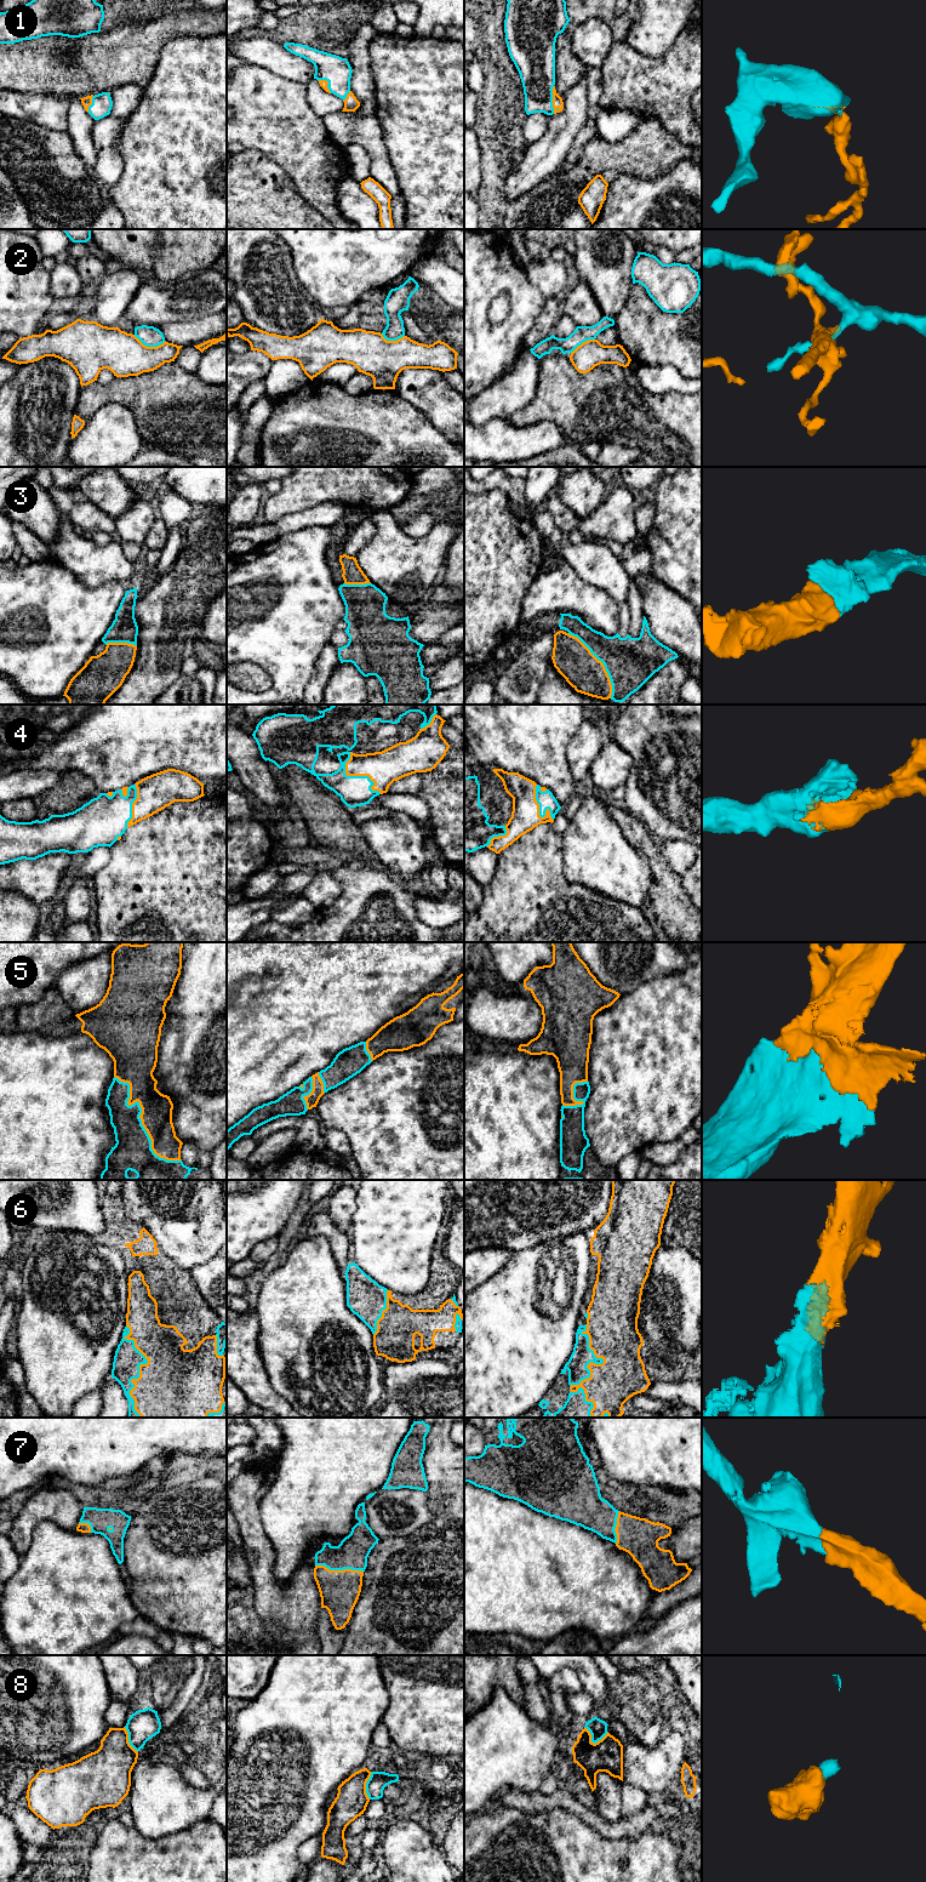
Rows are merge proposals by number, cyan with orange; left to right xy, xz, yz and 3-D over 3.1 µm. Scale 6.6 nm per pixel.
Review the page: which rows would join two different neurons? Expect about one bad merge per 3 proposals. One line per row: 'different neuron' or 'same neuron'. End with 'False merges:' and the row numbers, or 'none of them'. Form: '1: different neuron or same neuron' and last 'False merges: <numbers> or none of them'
1: same neuron
2: different neuron
3: same neuron
4: same neuron
5: same neuron
6: same neuron
7: same neuron
8: different neuron
False merges: 2, 8

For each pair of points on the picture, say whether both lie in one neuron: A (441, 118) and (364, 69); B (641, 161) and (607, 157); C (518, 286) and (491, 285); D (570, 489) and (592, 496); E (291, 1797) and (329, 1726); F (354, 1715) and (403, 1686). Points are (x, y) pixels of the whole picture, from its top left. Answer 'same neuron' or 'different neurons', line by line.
A: different neurons
B: same neuron
C: same neuron
D: same neuron
E: same neuron
F: different neurons

